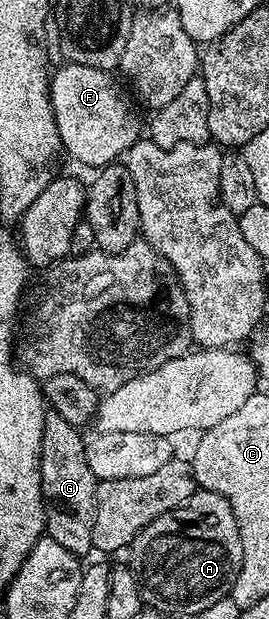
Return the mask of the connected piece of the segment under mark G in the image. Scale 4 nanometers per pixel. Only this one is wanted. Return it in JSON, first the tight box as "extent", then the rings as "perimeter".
{"extent":[39,409,97,556],"perimeter":[[[48,409],[45,416],[45,428],[41,440],[41,460],[39,471],[41,472],[41,488],[43,489],[43,504],[47,508],[46,537],[52,538],[61,548],[69,548],[69,552],[86,556],[92,553],[93,547],[93,520],[95,519],[95,492],[97,480],[93,472],[89,472],[85,438],[82,438],[80,427],[69,424],[53,409]]]}

